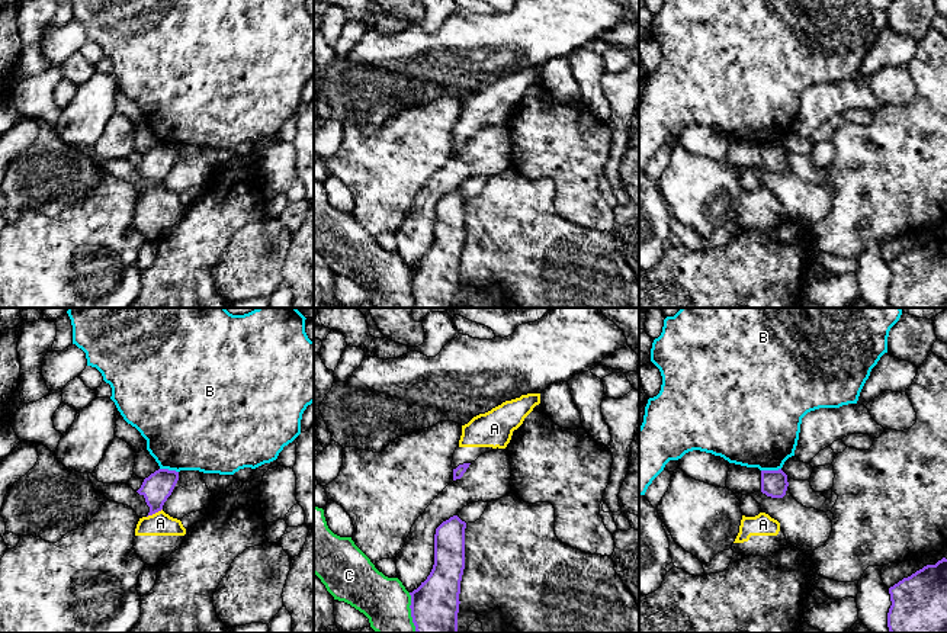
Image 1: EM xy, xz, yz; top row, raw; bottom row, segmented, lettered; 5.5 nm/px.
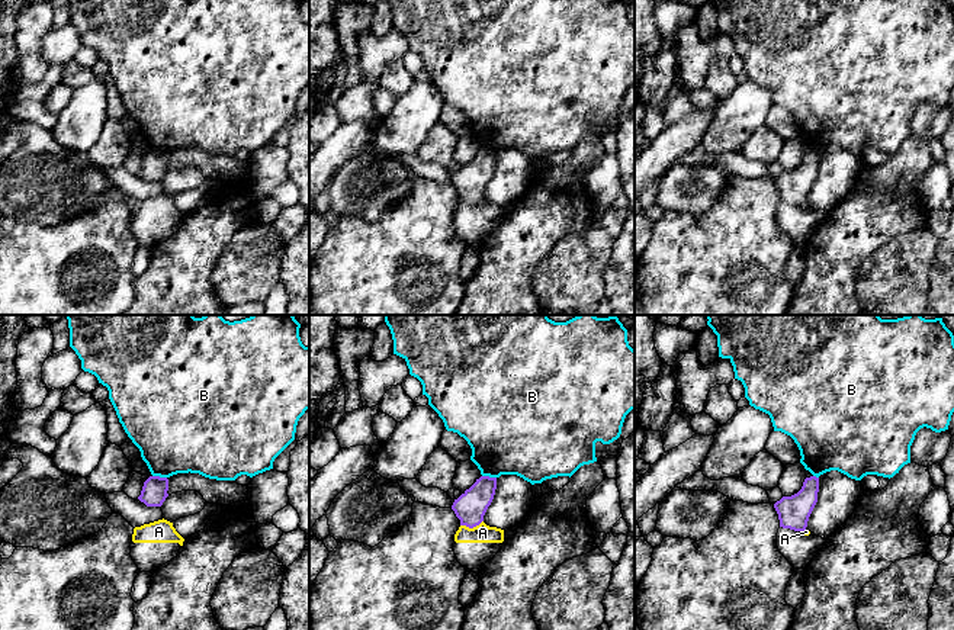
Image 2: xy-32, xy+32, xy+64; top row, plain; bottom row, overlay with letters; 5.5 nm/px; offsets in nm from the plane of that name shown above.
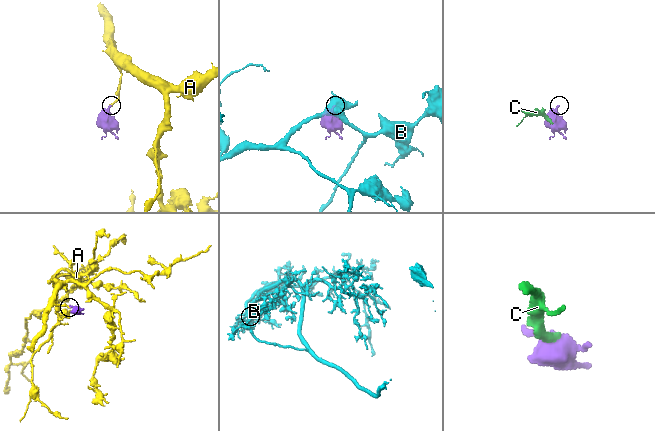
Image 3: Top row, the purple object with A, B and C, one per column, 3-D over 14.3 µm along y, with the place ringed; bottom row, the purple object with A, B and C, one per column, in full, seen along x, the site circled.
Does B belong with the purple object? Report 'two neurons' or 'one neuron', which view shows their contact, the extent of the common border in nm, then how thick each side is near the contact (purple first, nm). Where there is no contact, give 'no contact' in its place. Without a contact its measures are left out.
two neurons; meets purple in yz; contact 110 nm long; 150 nm thick on the purple side, 440 nm on the other

